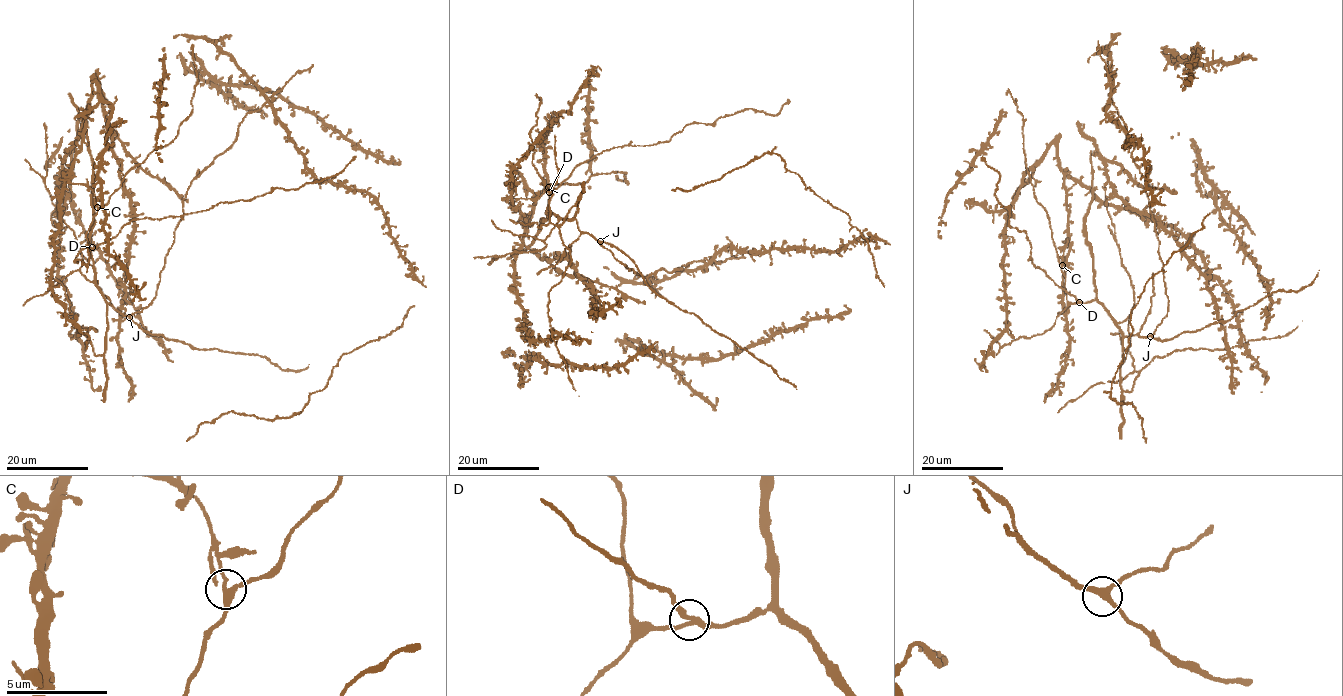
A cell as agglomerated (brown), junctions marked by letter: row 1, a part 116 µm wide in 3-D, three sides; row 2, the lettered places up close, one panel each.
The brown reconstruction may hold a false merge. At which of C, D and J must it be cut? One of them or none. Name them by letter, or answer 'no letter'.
C

